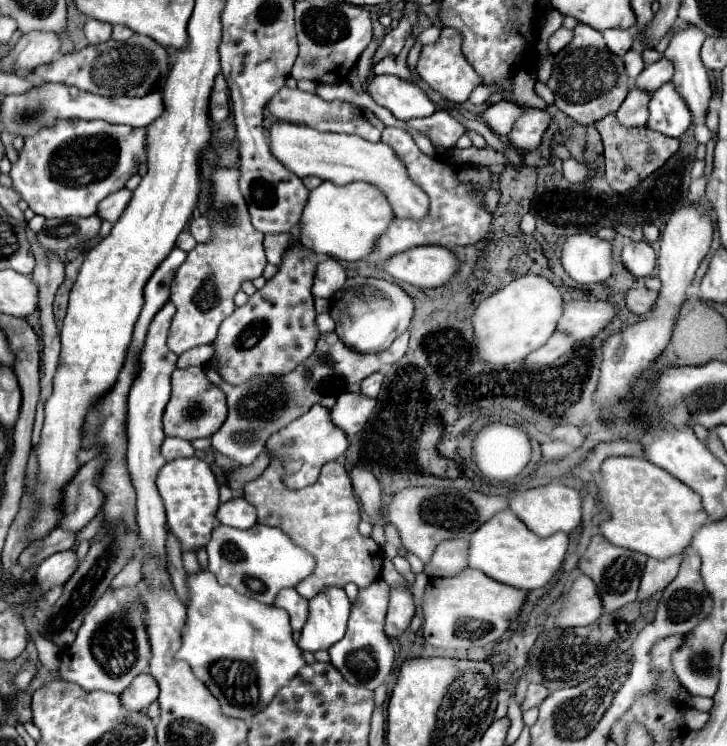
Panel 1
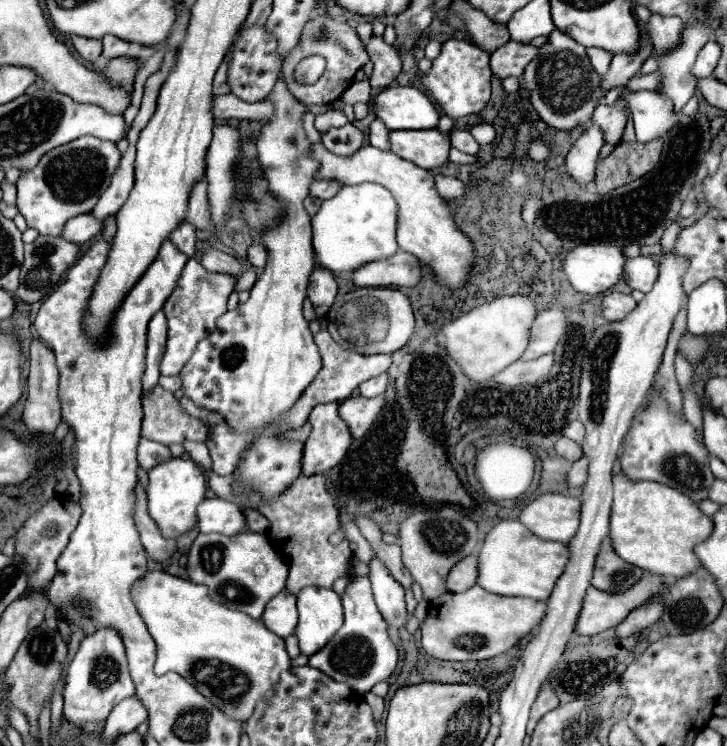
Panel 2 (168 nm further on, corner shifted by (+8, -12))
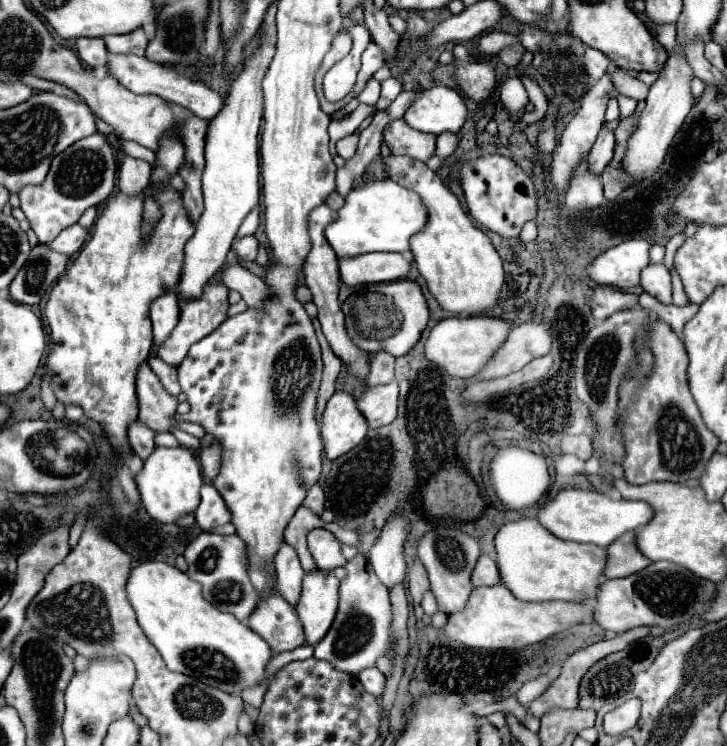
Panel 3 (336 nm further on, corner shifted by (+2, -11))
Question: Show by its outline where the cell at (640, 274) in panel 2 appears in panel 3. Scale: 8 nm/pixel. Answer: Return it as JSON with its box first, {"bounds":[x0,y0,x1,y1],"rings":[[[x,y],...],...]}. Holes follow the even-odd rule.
{"bounds":[640,263,672,305],"rings":[[[652,263],[650,267],[646,267],[646,271],[642,271],[640,285],[646,293],[656,297],[660,303],[664,305],[672,303],[672,281],[670,281],[670,273],[666,265]]]}

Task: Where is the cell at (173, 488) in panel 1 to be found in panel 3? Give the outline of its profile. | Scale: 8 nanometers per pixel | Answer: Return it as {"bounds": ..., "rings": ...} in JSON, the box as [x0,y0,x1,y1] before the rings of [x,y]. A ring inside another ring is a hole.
{"bounds":[136,445,204,523],"rings":[[[178,445],[178,447],[154,447],[150,457],[144,461],[144,467],[136,475],[136,485],[140,499],[150,513],[150,517],[158,519],[160,523],[174,523],[180,515],[192,513],[198,507],[198,495],[204,479],[198,467],[196,455]]]}

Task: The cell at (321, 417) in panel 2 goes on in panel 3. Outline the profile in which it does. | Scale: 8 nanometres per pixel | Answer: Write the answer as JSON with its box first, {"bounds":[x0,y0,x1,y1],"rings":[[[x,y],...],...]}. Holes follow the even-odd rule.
{"bounds":[320,391,368,461],"rings":[[[336,391],[326,403],[320,429],[324,453],[334,461],[366,439],[368,423],[356,407],[356,399],[346,391]]]}

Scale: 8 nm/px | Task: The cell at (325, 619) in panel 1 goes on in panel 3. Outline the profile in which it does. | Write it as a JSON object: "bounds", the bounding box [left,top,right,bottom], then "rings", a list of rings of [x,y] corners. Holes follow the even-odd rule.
{"bounds":[296,571,338,645],"rings":[[[310,571],[304,575],[302,593],[296,603],[296,613],[302,621],[306,641],[310,645],[318,643],[330,623],[334,621],[334,611],[338,609],[338,579],[334,573]]]}

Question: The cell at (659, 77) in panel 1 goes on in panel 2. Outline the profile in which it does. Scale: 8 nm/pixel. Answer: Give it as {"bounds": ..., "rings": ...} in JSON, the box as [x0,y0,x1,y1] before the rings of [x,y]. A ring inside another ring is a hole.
{"bounds":[594,98,628,144],"rings":[[[618,98],[612,106],[600,104],[600,108],[596,108],[594,112],[594,122],[604,130],[606,142],[612,142],[612,144],[620,142],[626,120],[628,120],[628,106],[624,98]]]}

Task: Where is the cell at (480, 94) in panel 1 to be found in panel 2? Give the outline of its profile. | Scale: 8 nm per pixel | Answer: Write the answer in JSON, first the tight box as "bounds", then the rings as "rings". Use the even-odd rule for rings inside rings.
{"bounds":[490,42,538,80],"rings":[[[508,42],[490,54],[490,70],[496,78],[504,80],[506,76],[520,78],[524,68],[538,56],[536,46],[524,46],[516,42]]]}

